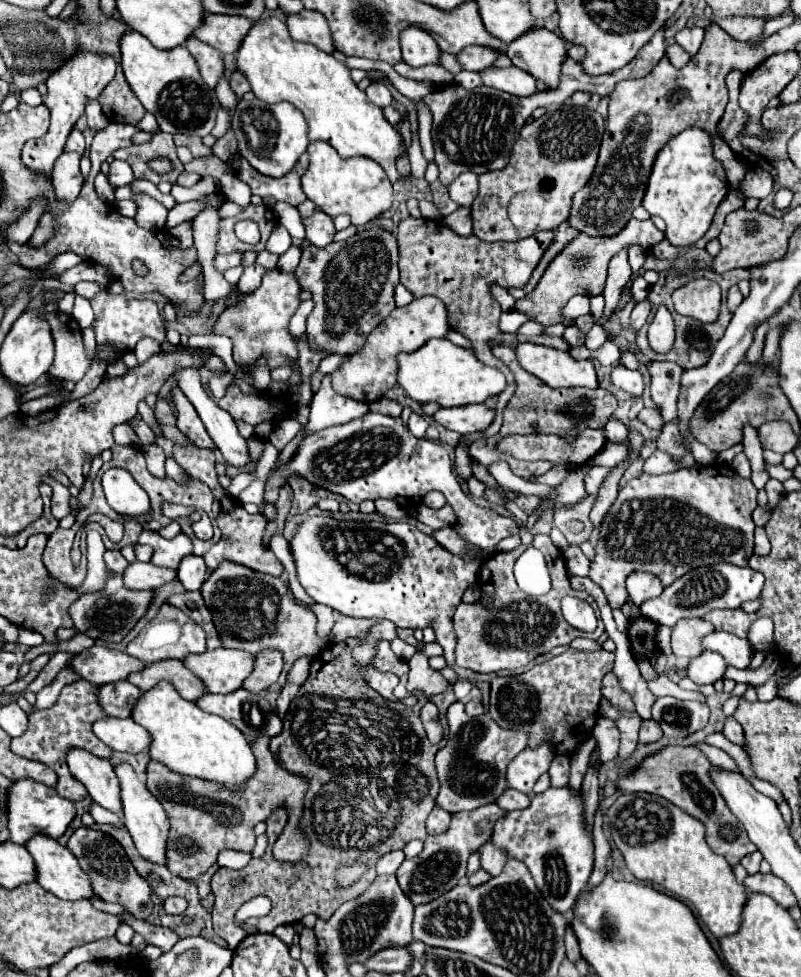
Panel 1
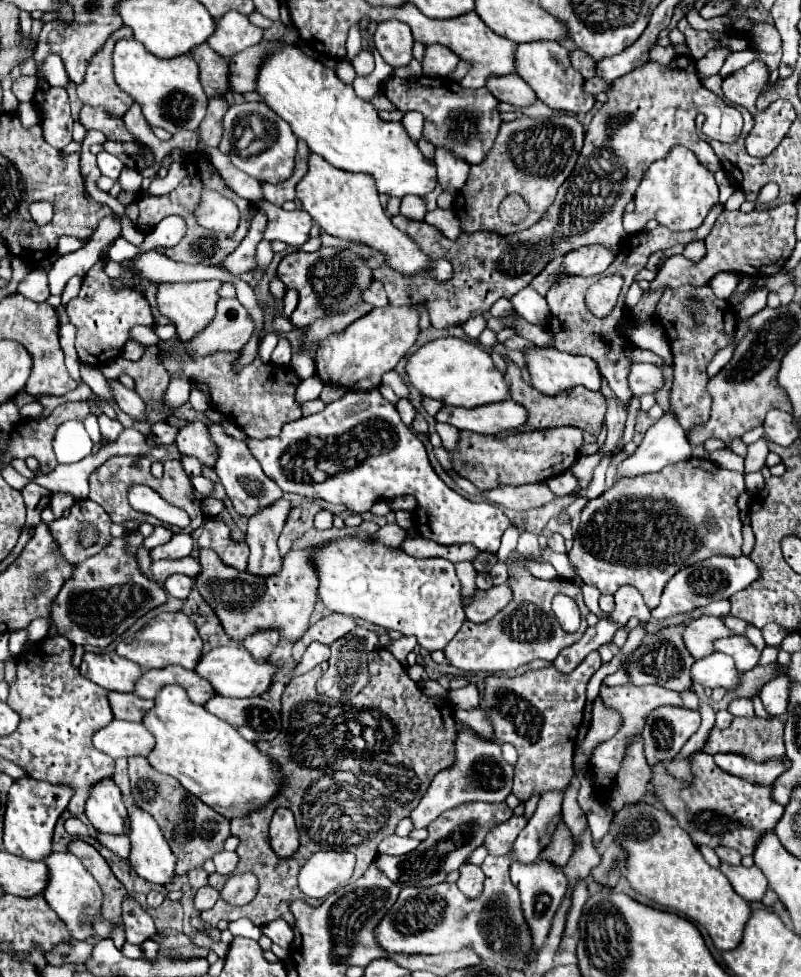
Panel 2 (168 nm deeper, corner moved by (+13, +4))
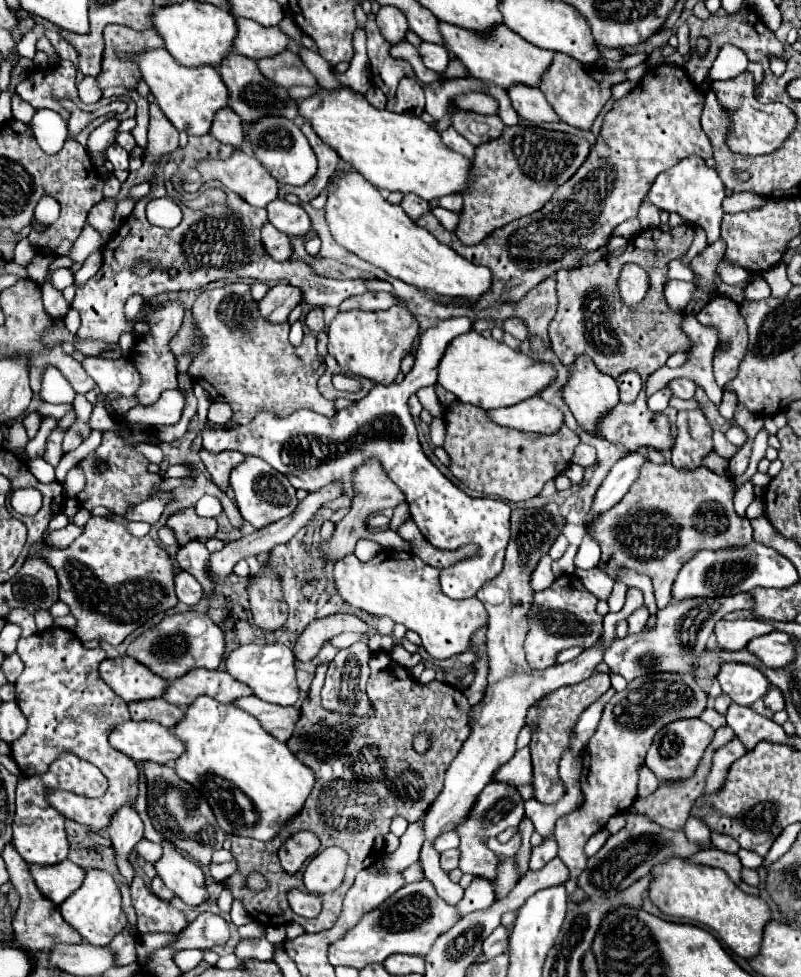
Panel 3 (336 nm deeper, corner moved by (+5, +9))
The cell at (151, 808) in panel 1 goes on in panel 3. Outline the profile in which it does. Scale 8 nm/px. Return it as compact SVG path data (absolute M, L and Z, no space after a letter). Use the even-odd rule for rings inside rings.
M162 840L162 858L154 864L156 876L186 904L198 906L208 900L208 892L204 886L204 872L200 866L194 866L188 858L184 858L178 848L170 840Z

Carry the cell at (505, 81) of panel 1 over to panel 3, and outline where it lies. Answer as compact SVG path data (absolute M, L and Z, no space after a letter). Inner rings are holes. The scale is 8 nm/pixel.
M512 84L508 88L508 96L510 96L512 106L518 112L518 116L530 120L532 124L556 122L558 120L556 112L548 104L548 100L540 92L540 88L526 86L526 84Z

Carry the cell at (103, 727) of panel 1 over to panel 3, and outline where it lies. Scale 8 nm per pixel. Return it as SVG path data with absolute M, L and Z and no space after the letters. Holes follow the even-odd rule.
M128 720L118 724L110 732L108 742L112 748L136 762L152 760L158 764L170 764L174 758L178 758L178 754L184 752L182 742L170 728L148 720Z

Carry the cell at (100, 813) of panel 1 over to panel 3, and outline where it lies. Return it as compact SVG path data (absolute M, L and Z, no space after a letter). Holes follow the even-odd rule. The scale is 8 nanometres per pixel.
M144 838L144 840L140 840L140 842L136 844L134 852L136 852L138 856L142 856L144 860L148 860L148 862L154 864L154 860L158 860L158 856L160 856L160 844L150 842L150 840Z

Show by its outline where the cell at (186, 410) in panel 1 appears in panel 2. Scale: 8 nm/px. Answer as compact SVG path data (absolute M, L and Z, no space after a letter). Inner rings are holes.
M190 423L178 431L176 445L180 453L196 457L202 465L214 467L214 461L218 457L214 443L210 441L210 433L206 433L204 423Z

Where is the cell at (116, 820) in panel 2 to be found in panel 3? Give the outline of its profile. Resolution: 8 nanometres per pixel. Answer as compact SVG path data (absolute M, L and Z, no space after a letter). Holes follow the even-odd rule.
M124 804L114 812L114 816L110 818L110 824L108 824L108 836L110 836L112 846L116 850L120 874L130 884L134 878L134 868L130 864L130 856L132 856L134 846L144 836L144 824L142 824L138 812L134 810L134 806Z

